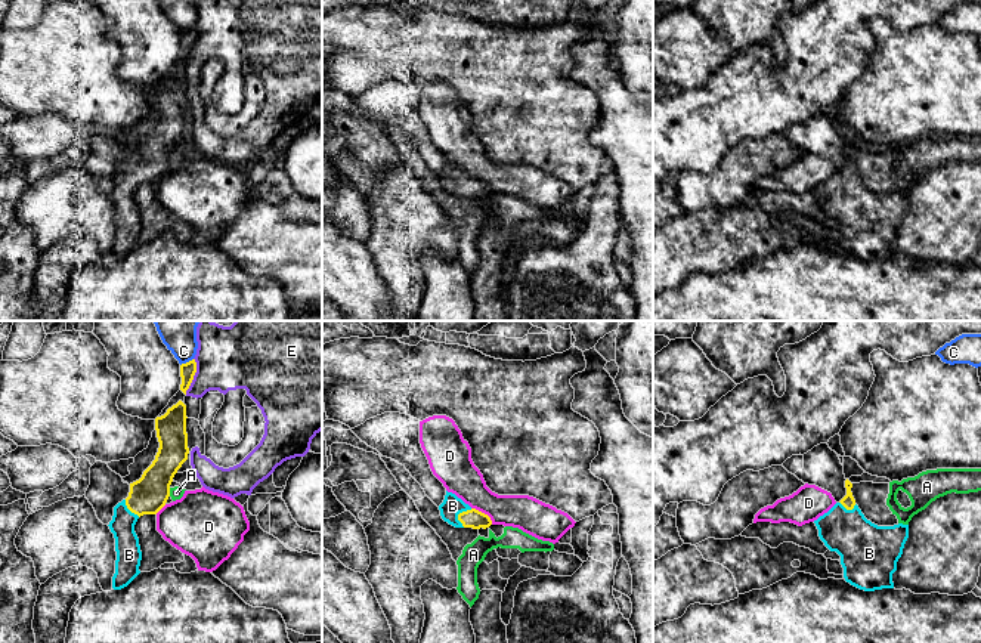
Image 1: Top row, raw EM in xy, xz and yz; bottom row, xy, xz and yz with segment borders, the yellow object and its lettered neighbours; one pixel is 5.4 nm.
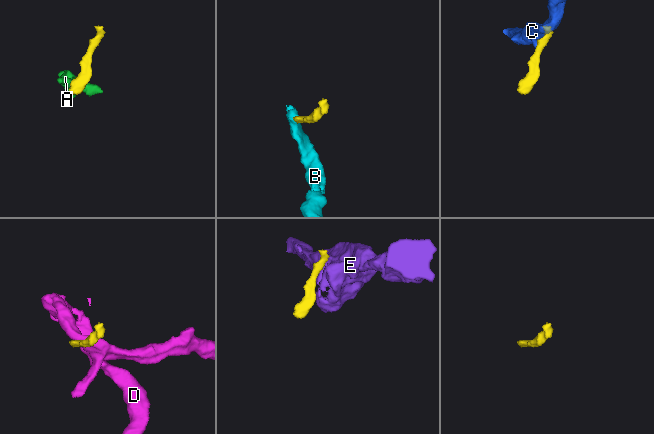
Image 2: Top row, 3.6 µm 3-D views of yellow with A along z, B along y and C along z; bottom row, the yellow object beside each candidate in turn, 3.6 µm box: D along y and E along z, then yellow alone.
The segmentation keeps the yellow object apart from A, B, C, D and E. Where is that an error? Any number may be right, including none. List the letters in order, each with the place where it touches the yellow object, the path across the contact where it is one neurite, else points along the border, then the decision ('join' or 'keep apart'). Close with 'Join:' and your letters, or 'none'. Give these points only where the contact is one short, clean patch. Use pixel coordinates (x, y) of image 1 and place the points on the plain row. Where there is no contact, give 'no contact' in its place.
A: xy (169, 161) | along xy (169, 157), (170, 164) | keep apart
B: xz (458, 184) | across xz (473, 186), (458, 184), (452, 175) | join
C: xy (186, 31) | along xy (192, 27), (180, 34) | keep apart
D: xz (483, 182) | along xz (472, 176), (483, 181), (492, 192) | keep apart
E: xy (194, 43) | keep apart
Join: B

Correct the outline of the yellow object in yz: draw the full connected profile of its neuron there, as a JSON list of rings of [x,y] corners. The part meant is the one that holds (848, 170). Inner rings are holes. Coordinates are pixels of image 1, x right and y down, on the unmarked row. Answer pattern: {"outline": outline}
{"outline": [[[848,148],[845,157],[847,164],[814,189],[818,205],[841,225],[847,251],[864,260],[894,257],[892,242],[909,207],[909,194],[872,192],[855,173]]]}

